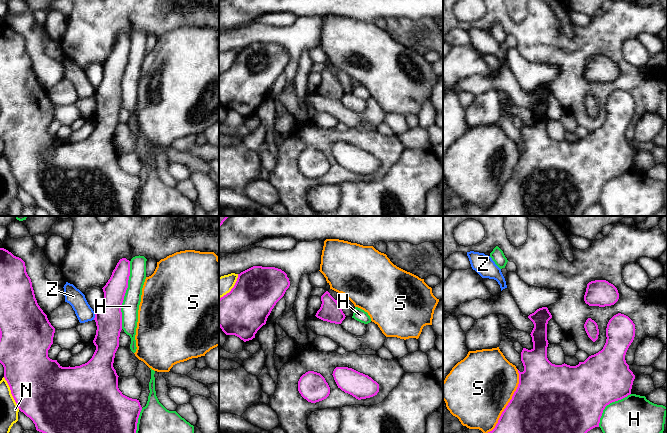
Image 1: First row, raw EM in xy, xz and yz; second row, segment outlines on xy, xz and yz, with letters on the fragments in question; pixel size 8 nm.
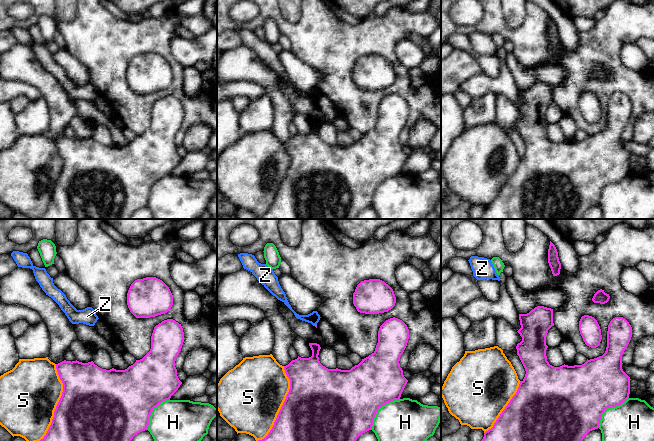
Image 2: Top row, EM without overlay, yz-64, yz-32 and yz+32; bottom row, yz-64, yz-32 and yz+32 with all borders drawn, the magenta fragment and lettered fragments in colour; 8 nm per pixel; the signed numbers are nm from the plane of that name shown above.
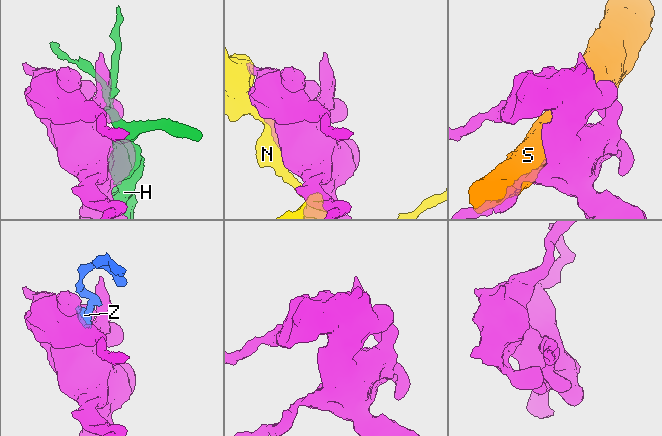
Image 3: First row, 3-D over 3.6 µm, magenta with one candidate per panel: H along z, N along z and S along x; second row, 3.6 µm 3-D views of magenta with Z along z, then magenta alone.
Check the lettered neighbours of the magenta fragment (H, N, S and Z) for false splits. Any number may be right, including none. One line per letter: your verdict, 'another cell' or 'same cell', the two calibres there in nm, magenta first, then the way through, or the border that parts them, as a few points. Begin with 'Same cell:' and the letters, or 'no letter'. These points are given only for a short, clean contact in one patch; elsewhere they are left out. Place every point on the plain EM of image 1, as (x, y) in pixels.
Same cell: no letter
H: another cell; 220 nm thick on the magenta side, 140 nm on the other
N: another cell; 480 nm thick on the magenta side, 150 nm on the other
S: another cell; 500 nm thick on the magenta side, 500 nm on the other
Z: another cell; 220 nm thick on the magenta side, 140 nm on the other

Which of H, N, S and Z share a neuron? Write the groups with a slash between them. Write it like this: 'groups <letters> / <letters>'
groups H / N / S / Z

